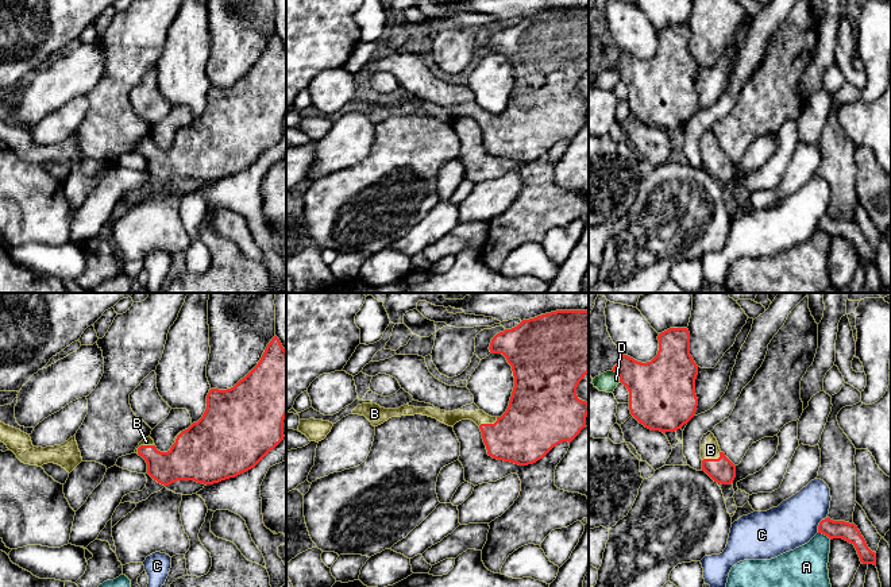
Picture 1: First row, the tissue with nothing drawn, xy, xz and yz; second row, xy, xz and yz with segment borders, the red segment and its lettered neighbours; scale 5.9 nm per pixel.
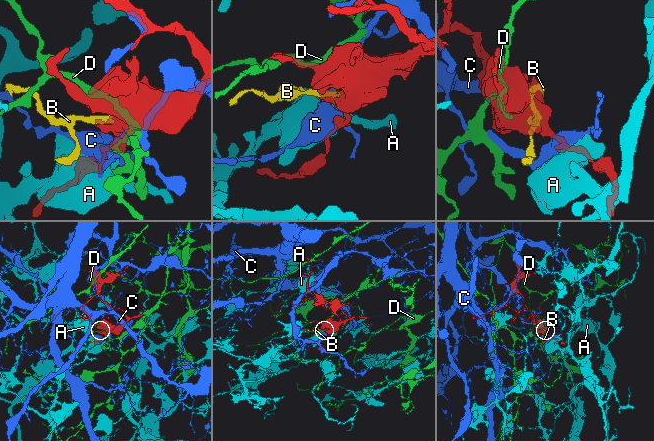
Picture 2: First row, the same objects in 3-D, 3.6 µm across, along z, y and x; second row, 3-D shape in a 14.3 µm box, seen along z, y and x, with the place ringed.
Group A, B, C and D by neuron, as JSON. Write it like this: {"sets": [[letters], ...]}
{"sets": [["A"], ["B"], ["C"], ["D"]]}

